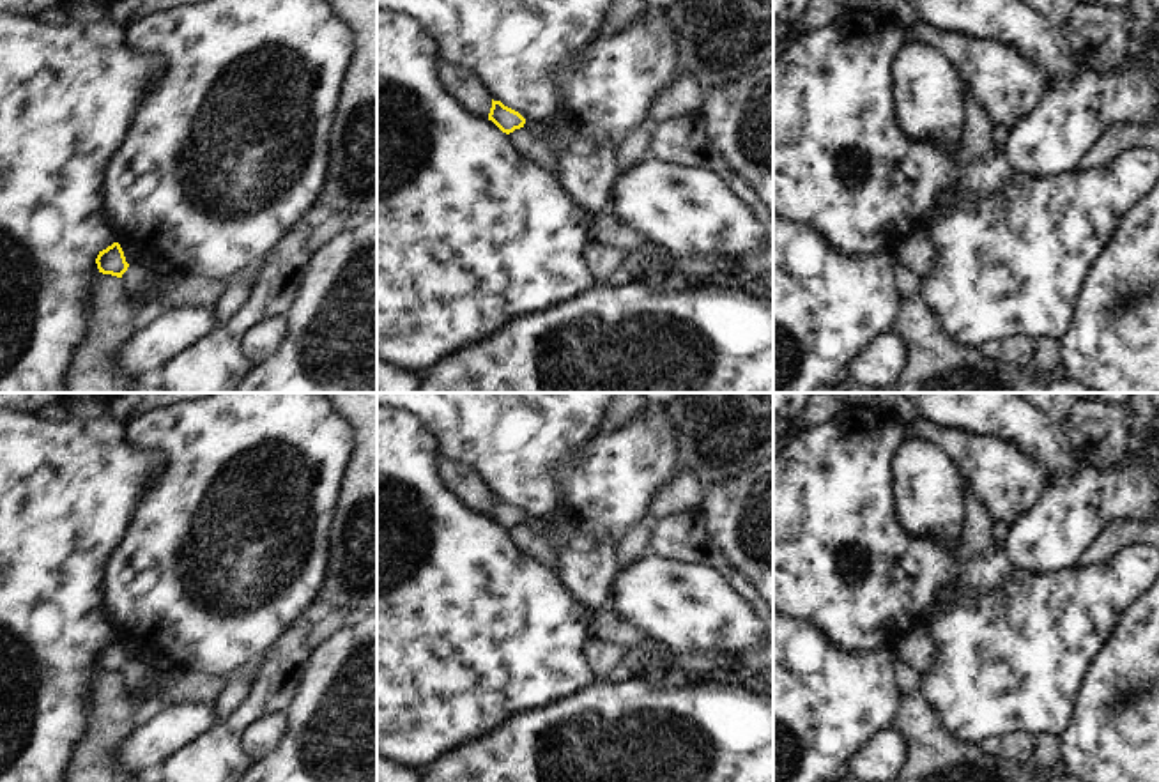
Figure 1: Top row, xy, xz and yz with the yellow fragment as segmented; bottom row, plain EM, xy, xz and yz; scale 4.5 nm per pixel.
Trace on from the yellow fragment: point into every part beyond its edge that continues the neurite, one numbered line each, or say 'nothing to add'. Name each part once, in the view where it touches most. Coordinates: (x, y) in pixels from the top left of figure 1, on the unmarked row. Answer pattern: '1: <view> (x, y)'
1: xy (131, 674)

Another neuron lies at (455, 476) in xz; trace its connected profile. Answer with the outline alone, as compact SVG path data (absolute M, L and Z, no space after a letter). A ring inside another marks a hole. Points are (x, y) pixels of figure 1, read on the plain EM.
M441 456L437 464L437 478L462 506L472 513L488 515L492 494L488 487L476 476L467 464Z

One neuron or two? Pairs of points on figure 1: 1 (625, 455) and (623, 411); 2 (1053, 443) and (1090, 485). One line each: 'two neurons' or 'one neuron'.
1: two neurons
2: two neurons

